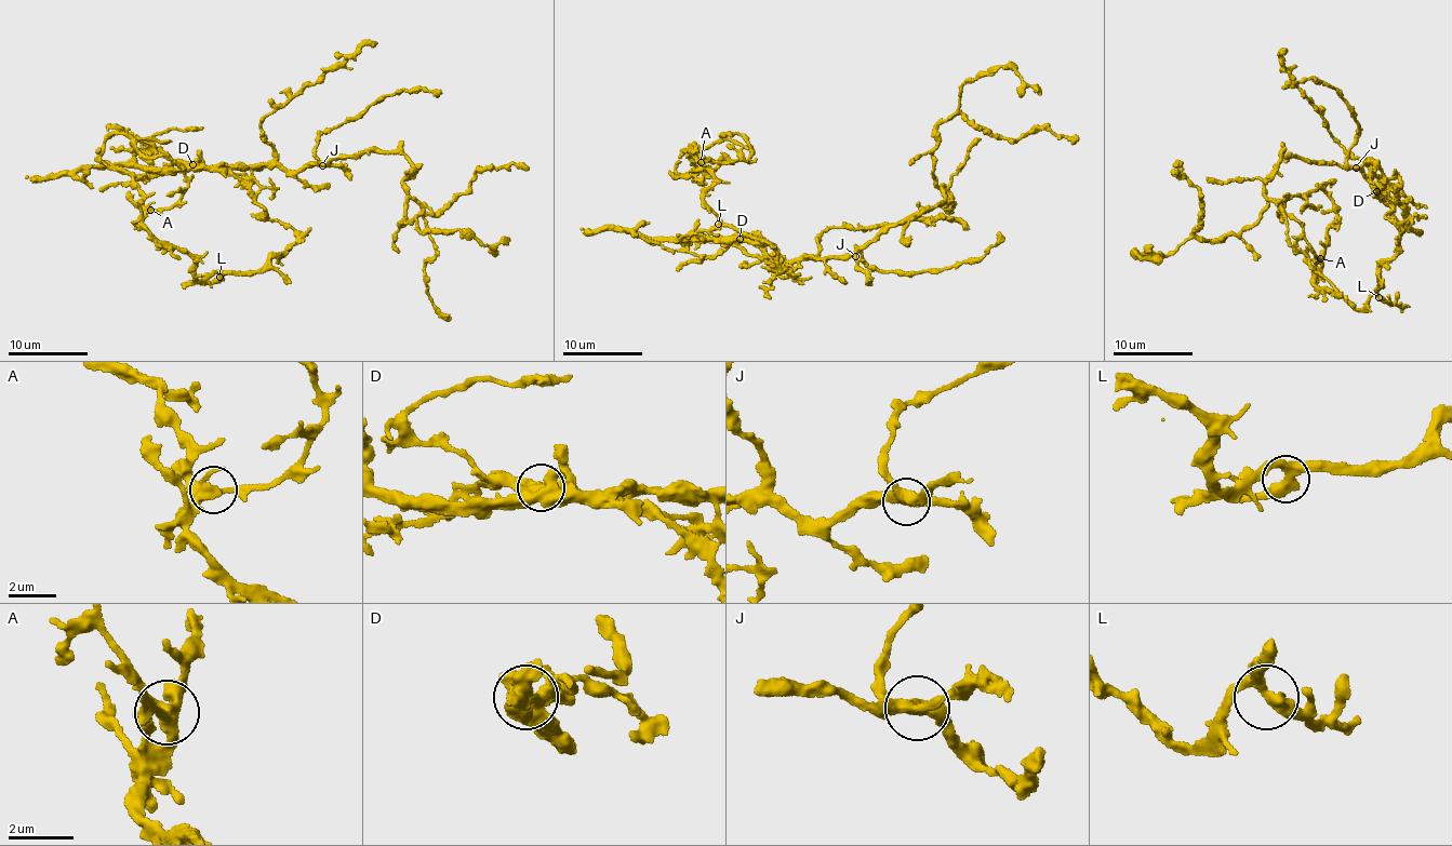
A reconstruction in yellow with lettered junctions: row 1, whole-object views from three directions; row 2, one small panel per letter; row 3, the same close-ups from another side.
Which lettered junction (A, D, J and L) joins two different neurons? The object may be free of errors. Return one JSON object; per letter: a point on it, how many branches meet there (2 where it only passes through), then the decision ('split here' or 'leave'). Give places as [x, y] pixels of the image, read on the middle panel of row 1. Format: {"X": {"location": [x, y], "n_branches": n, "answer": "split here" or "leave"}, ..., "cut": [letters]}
{"A": {"location": [701, 162], "n_branches": 4, "answer": "leave"}, "D": {"location": [740, 239], "n_branches": 4, "answer": "split here"}, "J": {"location": [855, 256], "n_branches": 4, "answer": "leave"}, "L": {"location": [718, 224], "n_branches": 3, "answer": "leave"}, "cut": ["D"]}

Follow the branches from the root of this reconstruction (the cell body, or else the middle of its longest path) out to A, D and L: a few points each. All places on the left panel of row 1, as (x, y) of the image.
A: (252, 198), (293, 229), (297, 243), (256, 271), (202, 279), (195, 277), (191, 257), (147, 231), (150, 210)
D: (252, 198), (252, 192), (226, 165), (192, 164)
L: (252, 198), (271, 219), (285, 223), (293, 229), (297, 243), (261, 269), (220, 277)

